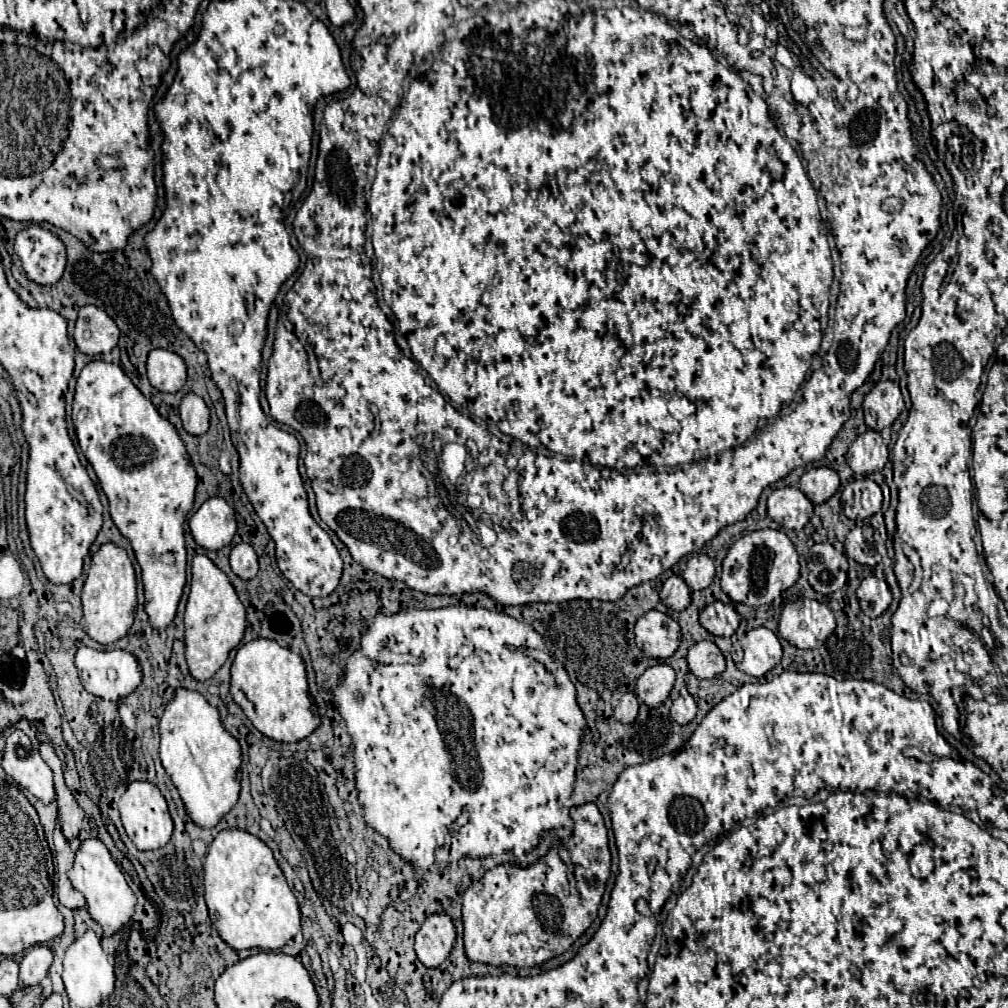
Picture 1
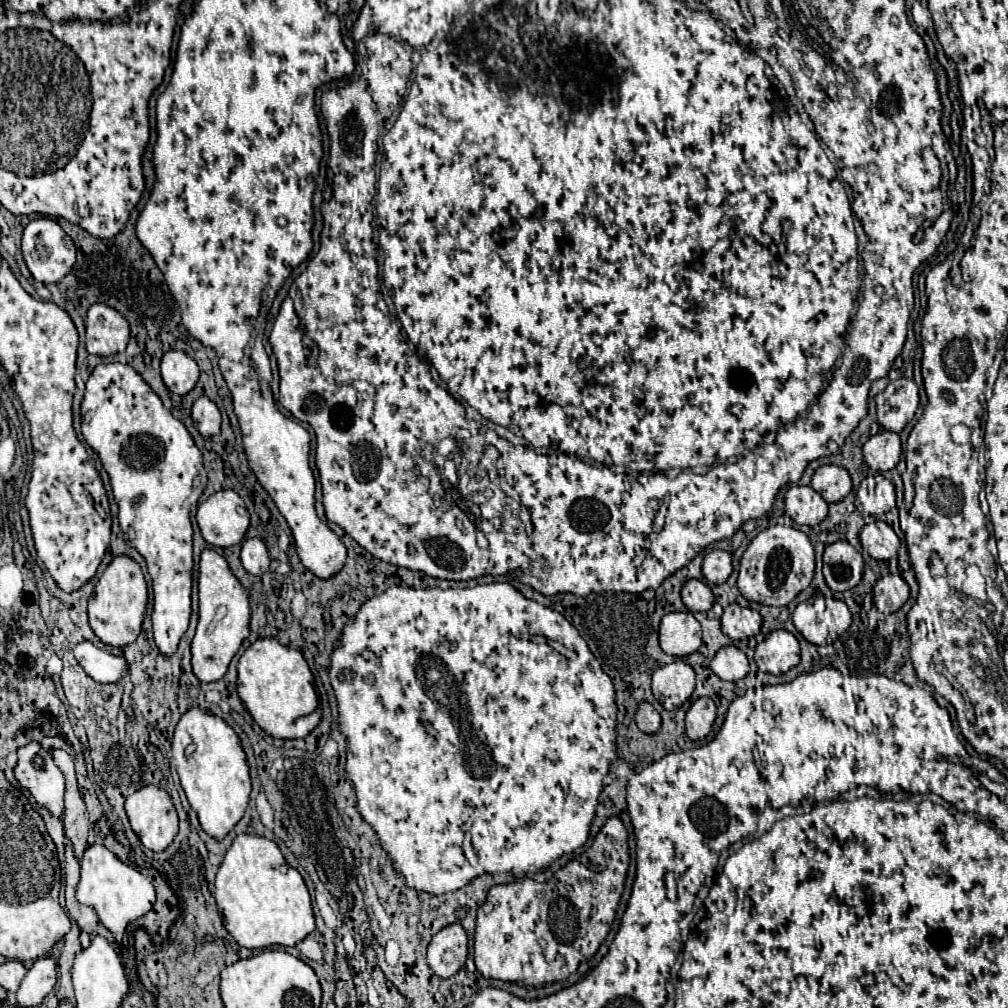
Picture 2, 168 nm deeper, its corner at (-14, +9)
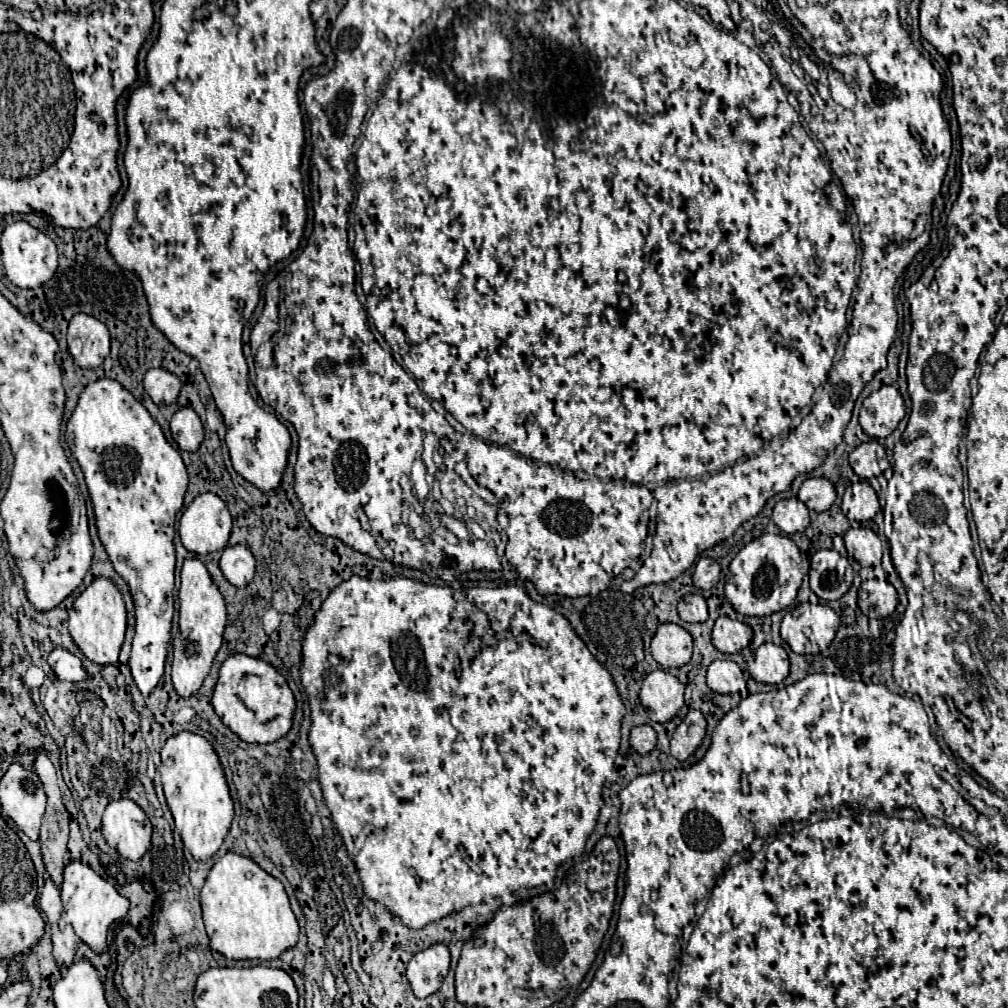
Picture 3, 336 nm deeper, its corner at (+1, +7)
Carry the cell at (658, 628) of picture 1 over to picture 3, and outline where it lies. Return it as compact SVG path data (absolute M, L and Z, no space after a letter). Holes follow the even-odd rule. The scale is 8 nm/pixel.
M660 624L652 638L650 652L662 668L680 668L692 658L692 636L678 624Z

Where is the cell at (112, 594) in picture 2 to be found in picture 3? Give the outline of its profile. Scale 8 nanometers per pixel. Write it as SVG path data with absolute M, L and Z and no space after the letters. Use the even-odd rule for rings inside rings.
M98 576L92 580L90 586L86 586L84 592L74 600L74 606L70 610L70 636L76 642L76 646L84 652L84 656L98 664L112 664L118 660L120 646L124 642L126 632L126 606L120 588L104 576Z

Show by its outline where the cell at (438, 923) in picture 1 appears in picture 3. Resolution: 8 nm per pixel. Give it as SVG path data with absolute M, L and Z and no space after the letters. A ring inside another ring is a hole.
M436 942L434 946L414 954L406 970L412 992L418 998L426 998L428 994L436 992L444 976L448 974L448 966L450 966L450 950L442 942Z

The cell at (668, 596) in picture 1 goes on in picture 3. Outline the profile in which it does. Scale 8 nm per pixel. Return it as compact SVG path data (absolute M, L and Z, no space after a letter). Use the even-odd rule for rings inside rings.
M686 594L678 602L678 614L686 622L704 622L708 618L706 600L702 594Z

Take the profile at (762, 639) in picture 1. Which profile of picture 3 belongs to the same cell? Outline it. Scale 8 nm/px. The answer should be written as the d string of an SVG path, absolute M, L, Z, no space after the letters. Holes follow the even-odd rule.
M766 642L746 662L746 670L756 682L780 684L788 676L788 670L790 670L788 654L782 646Z

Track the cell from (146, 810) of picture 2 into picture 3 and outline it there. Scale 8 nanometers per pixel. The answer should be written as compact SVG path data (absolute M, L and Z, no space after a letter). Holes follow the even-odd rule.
M130 798L112 800L102 816L106 842L128 860L140 860L152 840L152 824L146 812Z

